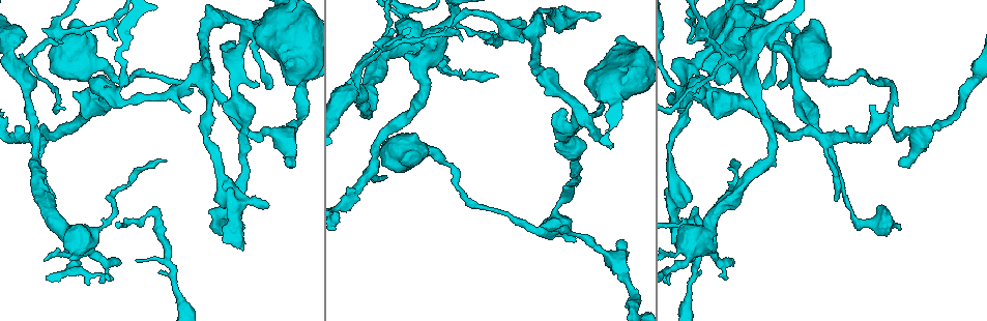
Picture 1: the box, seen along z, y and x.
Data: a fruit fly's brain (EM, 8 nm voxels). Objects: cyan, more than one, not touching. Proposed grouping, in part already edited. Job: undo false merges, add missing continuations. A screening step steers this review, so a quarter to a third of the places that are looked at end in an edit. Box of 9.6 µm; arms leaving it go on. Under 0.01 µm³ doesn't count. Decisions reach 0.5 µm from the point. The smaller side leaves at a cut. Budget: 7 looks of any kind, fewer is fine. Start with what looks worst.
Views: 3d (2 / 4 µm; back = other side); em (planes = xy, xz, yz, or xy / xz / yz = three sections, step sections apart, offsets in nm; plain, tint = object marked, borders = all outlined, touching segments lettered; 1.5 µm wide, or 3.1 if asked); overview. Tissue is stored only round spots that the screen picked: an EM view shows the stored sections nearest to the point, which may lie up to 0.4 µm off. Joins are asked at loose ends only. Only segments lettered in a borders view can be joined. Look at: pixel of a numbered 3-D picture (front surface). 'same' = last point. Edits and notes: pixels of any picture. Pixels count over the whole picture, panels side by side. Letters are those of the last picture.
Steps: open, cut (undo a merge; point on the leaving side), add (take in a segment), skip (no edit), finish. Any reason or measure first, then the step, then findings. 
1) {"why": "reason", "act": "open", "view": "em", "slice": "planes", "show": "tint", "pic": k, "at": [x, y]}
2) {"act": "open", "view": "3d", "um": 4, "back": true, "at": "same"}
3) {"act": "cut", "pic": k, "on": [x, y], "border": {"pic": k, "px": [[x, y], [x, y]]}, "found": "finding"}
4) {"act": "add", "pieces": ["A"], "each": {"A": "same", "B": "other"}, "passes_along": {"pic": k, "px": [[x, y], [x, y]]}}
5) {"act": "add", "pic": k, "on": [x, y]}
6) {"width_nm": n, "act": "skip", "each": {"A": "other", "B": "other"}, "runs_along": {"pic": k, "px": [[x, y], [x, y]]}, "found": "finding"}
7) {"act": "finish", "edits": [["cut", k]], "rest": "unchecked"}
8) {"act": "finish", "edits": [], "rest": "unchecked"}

{"act": "open", "view": "3d", "um": 4, "pic": 1, "at": [284, 65]}

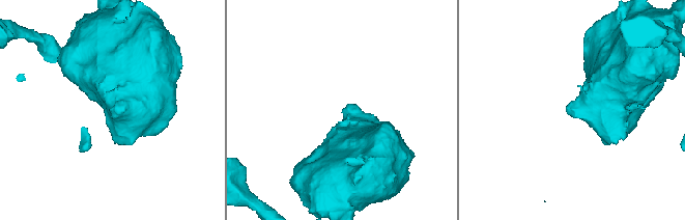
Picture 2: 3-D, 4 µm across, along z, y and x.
{"why": "need the tissue", "act": "open", "view": "em", "slice": "planes", "show": "tint", "pic": 2, "at": [345, 107]}

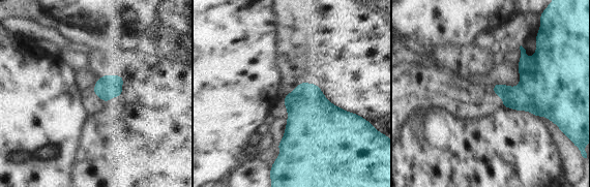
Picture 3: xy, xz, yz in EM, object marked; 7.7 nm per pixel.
{"act": "open", "view": "em", "slice": "planes", "show": "borders", "at": "same"}

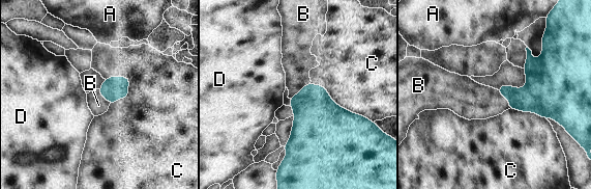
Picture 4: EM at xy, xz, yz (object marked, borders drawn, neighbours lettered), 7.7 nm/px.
{"act": "add", "pieces": ["B"], "each": {"A": "other", "B": "same", "C": "other", "D": "other"}, "passes_along": {"pic": 4, "px": [[317, 117], [299, 90], [297, 60]]}, "found": "it goes on there"}

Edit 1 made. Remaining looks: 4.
{"act": "open", "view": "em", "slice": "xy", "step": 8, "show": "borders", "pic": 1, "at": [166, 162]}

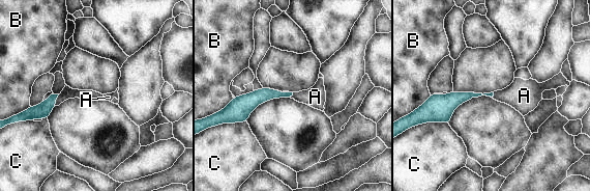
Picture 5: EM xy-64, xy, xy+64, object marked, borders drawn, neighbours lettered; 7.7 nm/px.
{"act": "open", "view": "em", "slice": "planes", "show": "borders", "at": "same"}

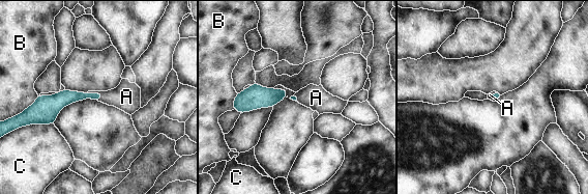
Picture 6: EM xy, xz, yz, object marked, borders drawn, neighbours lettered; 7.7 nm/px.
{"longest_contact_nm": ["C", 180], "act": "add", "pieces": ["A"], "each": {"A": "same", "B": "other", "C": "other"}, "passes_along": {"pic": 6, "px": [[62, 99], [93, 93], [125, 96]]}, "found": "the neuron continues"}

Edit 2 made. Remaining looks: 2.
{"why": "branch stops here", "act": "open", "view": "3d", "um": 4, "pic": 1, "at": [382, 175]}

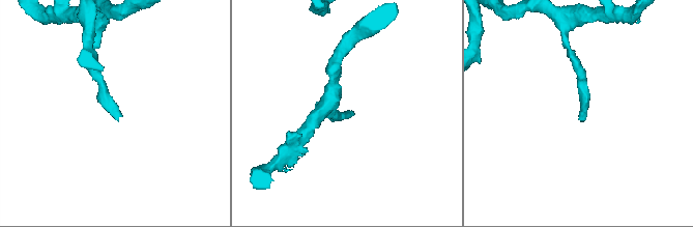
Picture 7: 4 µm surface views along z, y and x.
{"why": "need the tissue", "act": "open", "view": "em", "slice": "planes", "show": "borders", "pic": 7, "at": [118, 121]}

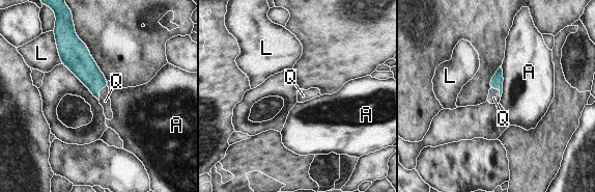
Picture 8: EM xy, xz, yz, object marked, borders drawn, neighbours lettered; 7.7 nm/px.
{"width_nm": 100, "act": "add", "pieces": ["Q"], "each": {"A": "other", "L": "other", "Q": "same"}, "passes_along": {"pic": 8, "px": [[81, 63], [98, 90], [105, 101]]}, "found": "it goes on there"}

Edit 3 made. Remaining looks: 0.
{"act": "finish", "edits": [["add", 4], ["add", 6], ["add", 8]], "rest": "unchecked"}

